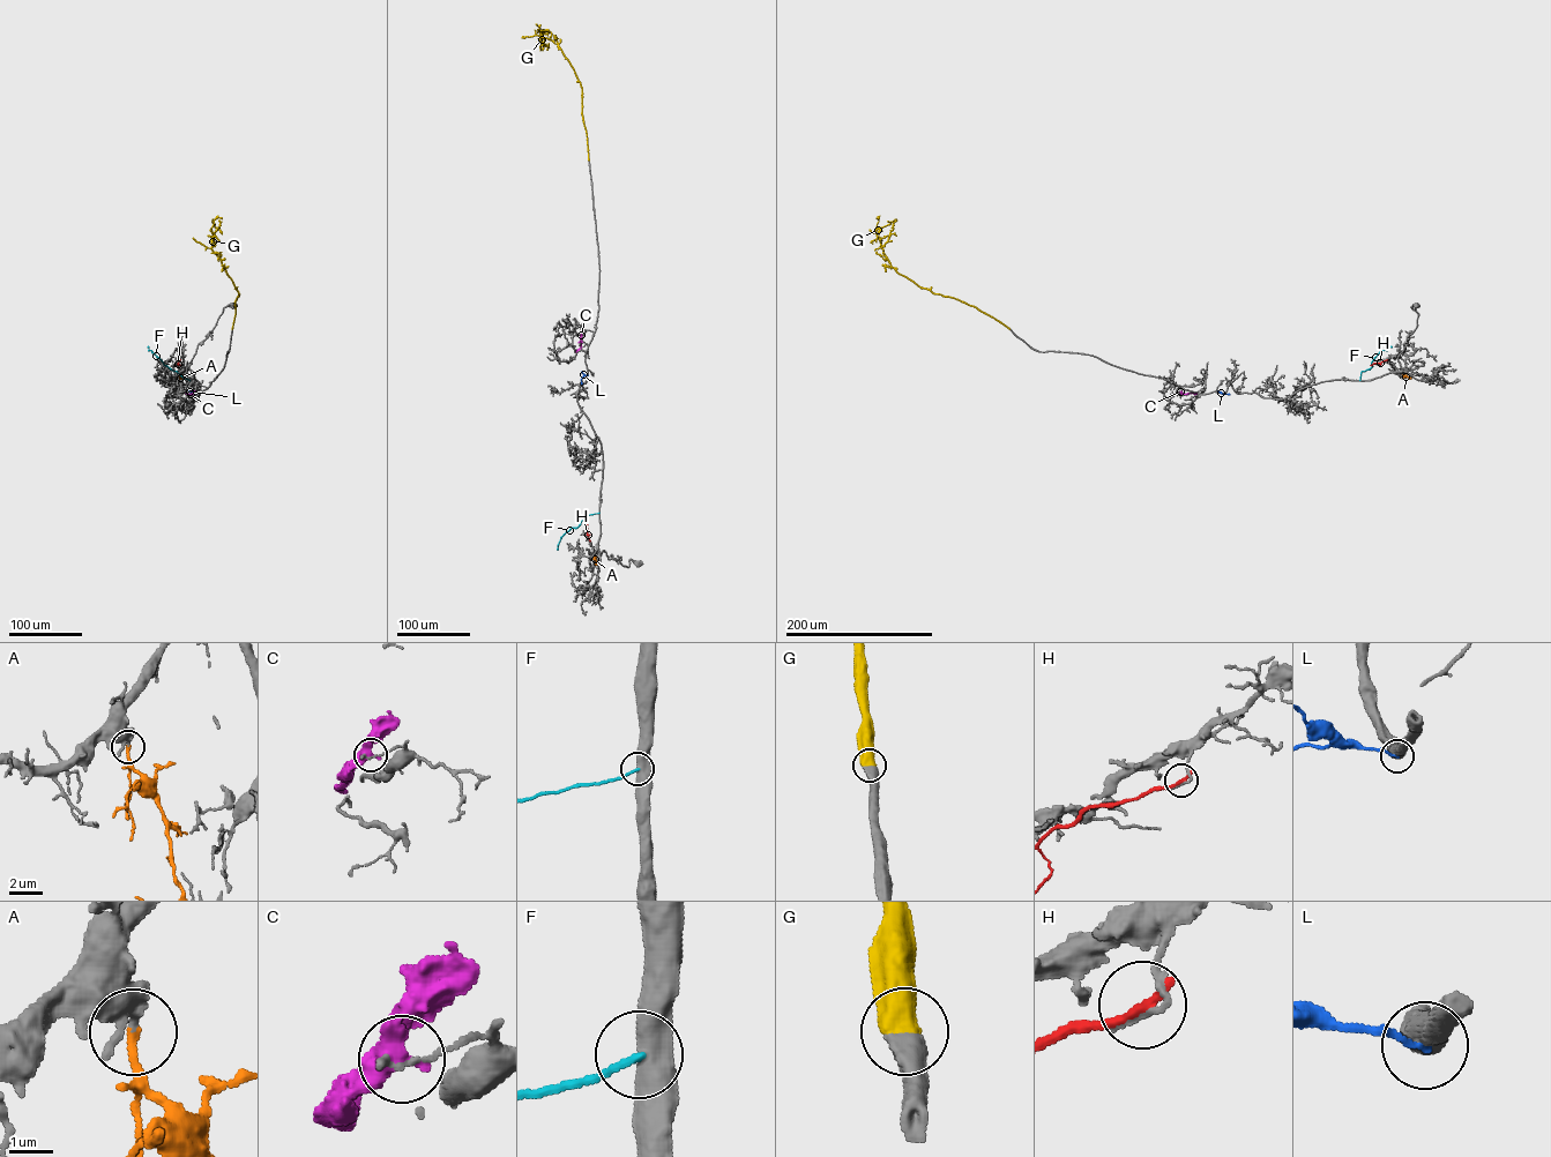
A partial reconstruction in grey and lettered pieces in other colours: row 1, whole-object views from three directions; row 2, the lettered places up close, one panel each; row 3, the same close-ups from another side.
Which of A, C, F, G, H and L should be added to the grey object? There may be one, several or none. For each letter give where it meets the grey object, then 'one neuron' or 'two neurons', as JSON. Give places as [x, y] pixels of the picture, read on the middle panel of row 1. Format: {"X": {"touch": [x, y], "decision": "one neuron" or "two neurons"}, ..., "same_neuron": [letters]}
{"A": {"touch": [594, 555], "decision": "one neuron"}, "C": {"touch": [581, 334], "decision": "two neurons"}, "F": {"touch": [598, 513], "decision": "two neurons"}, "G": {"touch": [589, 161], "decision": "one neuron"}, "H": {"touch": [590, 540], "decision": "two neurons"}, "L": {"touch": [587, 375], "decision": "two neurons"}, "same_neuron": ["A", "G"]}

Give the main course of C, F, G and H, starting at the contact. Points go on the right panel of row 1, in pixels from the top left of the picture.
C: (1180, 393), (1197, 393)
F: (1359, 380), (1362, 371), (1369, 370), (1379, 353), (1392, 346)
G: (1009, 329), (972, 306), (919, 286), (893, 268), (875, 231), (896, 219)
H: (1387, 359), (1370, 365)

